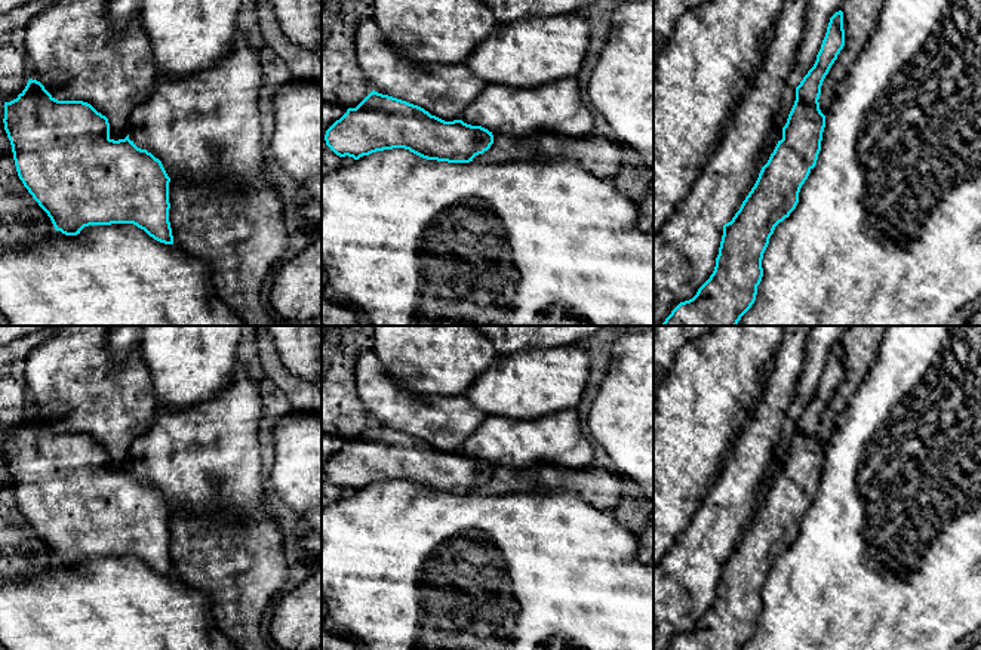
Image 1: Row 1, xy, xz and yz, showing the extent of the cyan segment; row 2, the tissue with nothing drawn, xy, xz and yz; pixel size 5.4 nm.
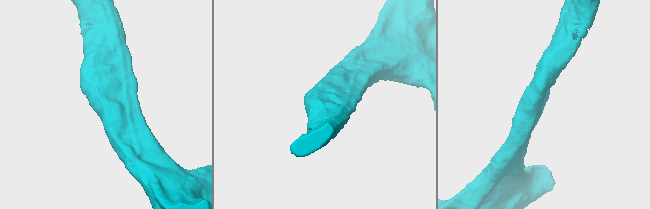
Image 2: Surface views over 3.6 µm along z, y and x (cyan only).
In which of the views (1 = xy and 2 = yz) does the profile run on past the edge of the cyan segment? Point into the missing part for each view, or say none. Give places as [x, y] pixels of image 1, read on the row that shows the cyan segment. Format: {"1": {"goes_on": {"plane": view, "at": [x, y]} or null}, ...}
{"1": {"goes_on": null}, "2": {"goes_on": null}}

